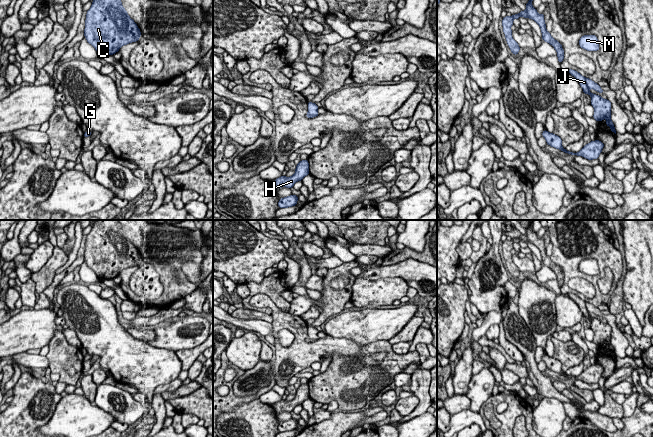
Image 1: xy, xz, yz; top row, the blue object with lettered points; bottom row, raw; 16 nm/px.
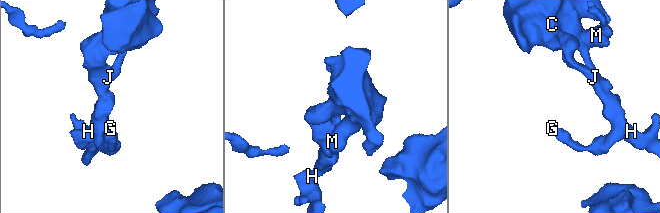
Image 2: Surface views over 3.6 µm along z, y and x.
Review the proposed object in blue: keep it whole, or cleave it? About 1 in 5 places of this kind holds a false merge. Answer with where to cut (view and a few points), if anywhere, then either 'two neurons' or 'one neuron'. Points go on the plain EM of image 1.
cut none; one neuron

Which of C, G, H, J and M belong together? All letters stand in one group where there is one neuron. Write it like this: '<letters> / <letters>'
C G H J M

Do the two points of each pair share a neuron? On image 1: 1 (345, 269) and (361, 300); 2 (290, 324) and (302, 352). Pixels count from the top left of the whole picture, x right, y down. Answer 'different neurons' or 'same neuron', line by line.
1: different neurons
2: same neuron

